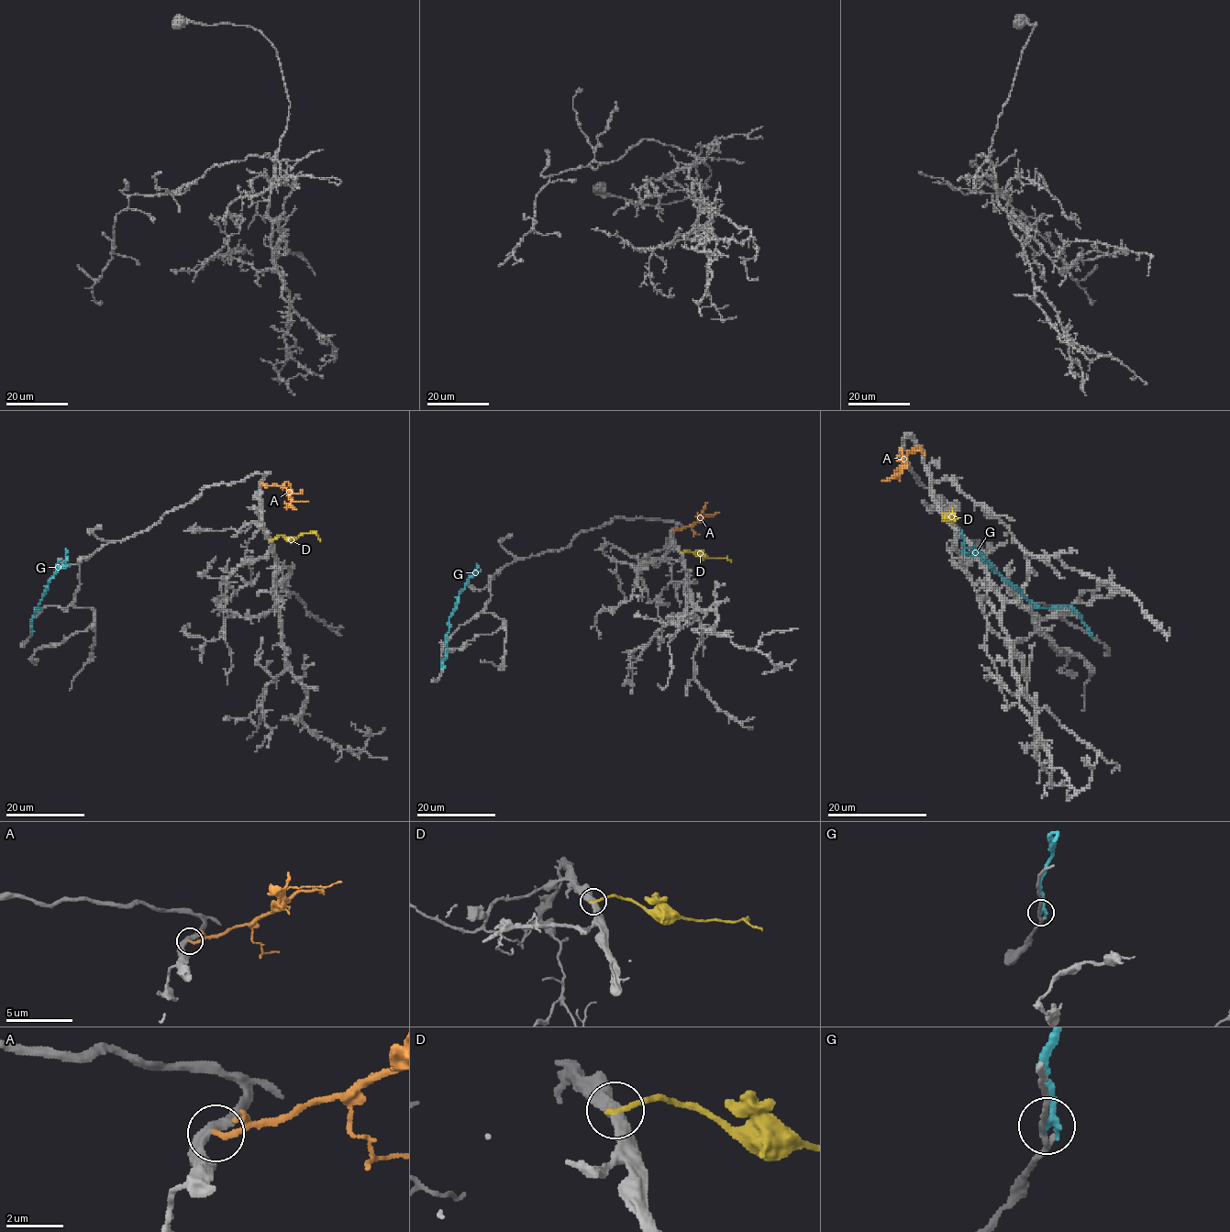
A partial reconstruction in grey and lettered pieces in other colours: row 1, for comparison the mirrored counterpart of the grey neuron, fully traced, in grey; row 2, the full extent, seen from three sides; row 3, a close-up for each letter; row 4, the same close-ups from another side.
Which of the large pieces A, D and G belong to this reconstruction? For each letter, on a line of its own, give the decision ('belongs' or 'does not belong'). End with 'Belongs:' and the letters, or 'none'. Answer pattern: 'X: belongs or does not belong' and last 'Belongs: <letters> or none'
A: belongs
D: does not belong
G: does not belong
Belongs: A

